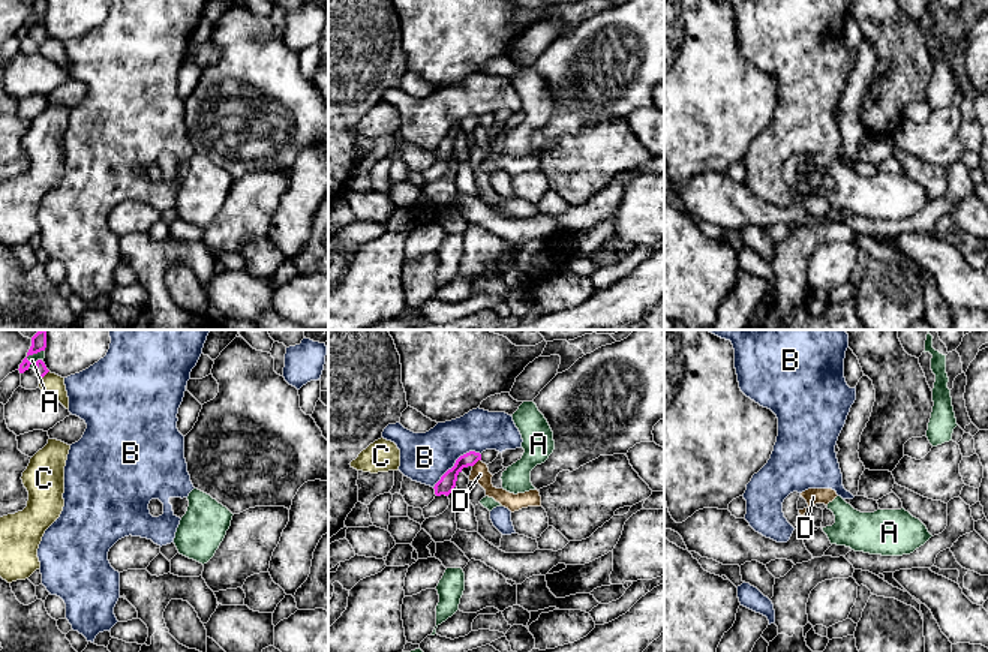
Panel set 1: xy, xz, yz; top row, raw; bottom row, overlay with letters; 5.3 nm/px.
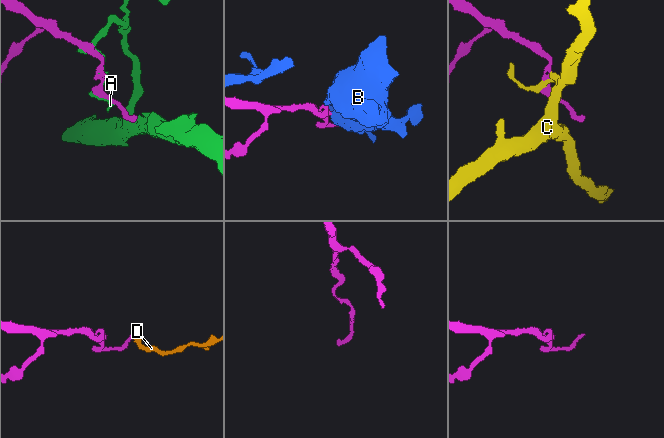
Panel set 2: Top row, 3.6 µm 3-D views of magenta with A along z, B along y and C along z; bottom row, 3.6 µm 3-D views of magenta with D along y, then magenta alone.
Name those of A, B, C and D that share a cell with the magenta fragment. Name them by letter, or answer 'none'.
none

